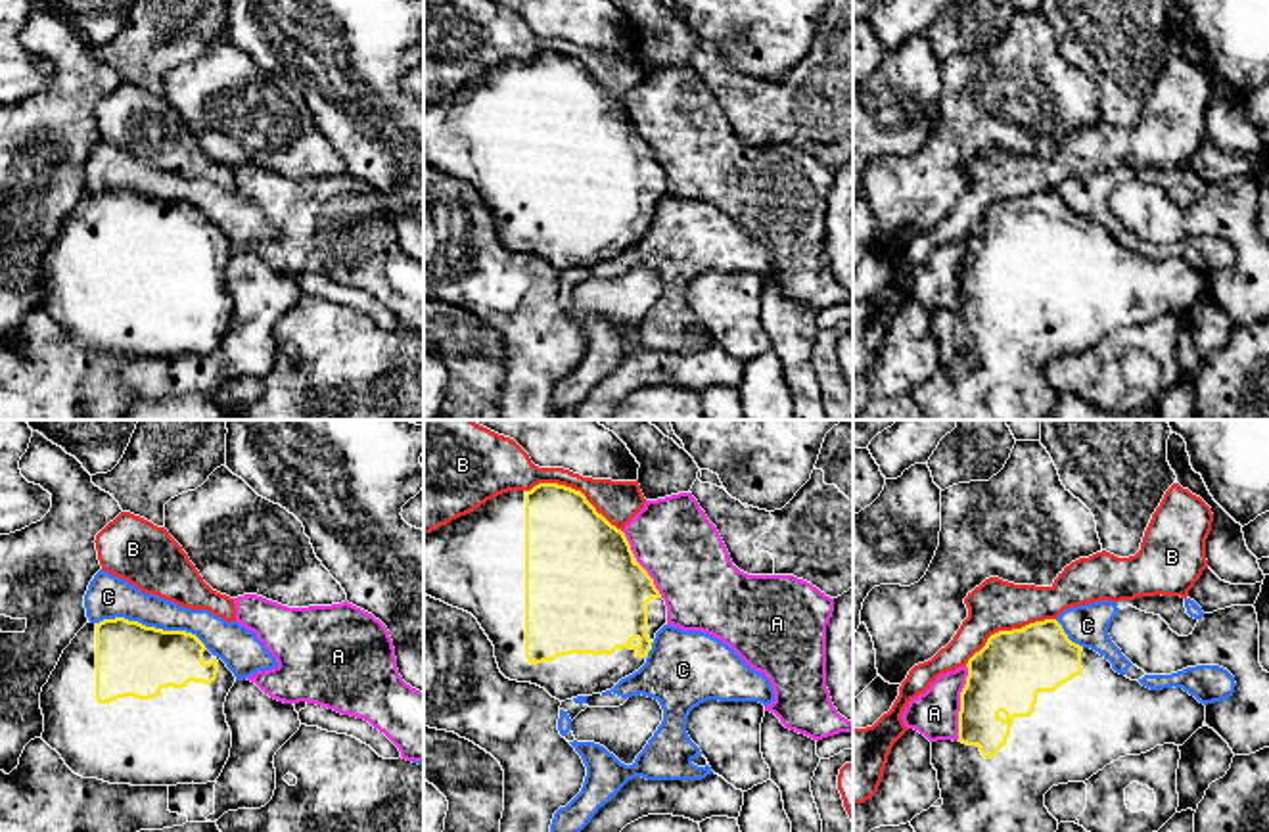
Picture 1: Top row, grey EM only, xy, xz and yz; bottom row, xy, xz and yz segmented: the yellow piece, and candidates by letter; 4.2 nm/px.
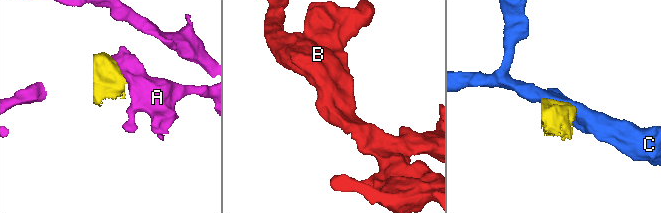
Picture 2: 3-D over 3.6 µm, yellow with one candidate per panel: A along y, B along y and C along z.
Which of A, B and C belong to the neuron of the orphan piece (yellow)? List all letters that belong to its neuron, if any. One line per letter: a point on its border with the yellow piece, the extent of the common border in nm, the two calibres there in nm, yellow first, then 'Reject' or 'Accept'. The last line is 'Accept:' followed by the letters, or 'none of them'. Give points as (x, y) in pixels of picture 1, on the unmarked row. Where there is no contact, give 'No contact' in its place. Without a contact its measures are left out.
A: Touches yellow at yz (961, 273). Shared border 320 nm. Thickness 300 nm (yellow) against 200 nm. Reject
B: Touches yellow at xz (574, 60). Shared border 440 nm. Thickness 380 nm (yellow) against 180 nm. Reject
C: Touches yellow at xy (152, 198). Shared border 480 nm. Thickness 300 nm (yellow) against 190 nm. Reject
Accept: none of them

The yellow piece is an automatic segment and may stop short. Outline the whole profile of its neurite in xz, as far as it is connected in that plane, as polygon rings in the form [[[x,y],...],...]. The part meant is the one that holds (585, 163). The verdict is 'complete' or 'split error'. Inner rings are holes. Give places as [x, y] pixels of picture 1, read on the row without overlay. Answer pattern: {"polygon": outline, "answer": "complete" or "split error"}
{"polygon": [[[558,54],[502,63],[424,104],[424,163],[477,190],[506,249],[537,255],[560,272],[611,261],[646,234],[656,203],[667,196],[665,171],[636,132],[625,104],[581,61]]], "answer": "split error"}

